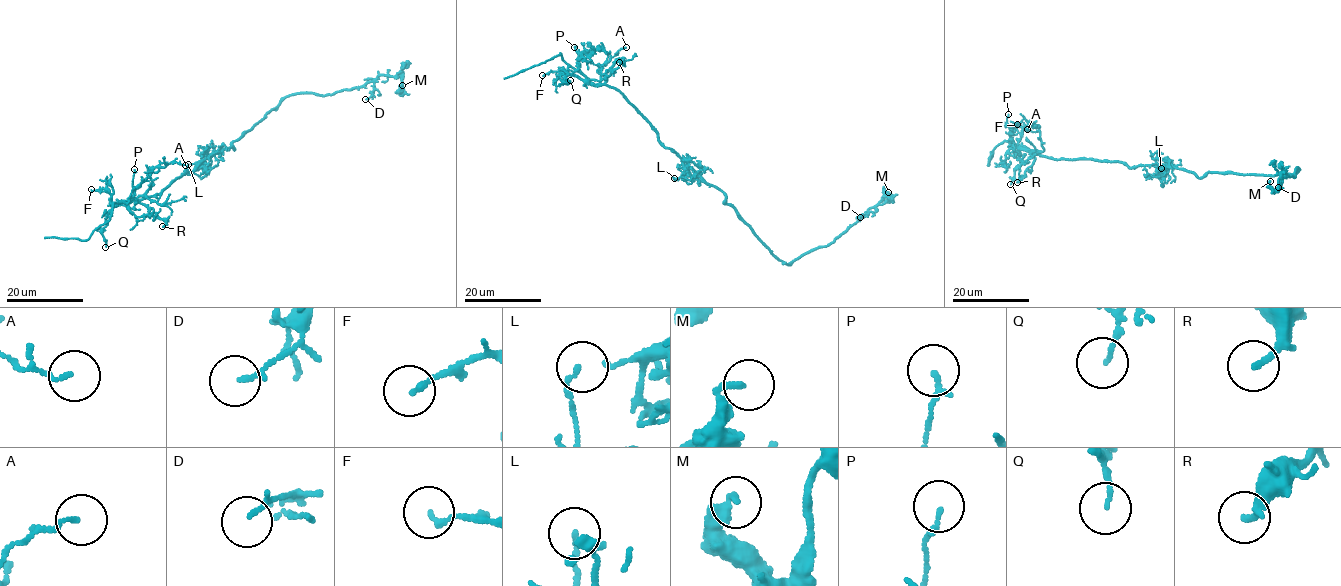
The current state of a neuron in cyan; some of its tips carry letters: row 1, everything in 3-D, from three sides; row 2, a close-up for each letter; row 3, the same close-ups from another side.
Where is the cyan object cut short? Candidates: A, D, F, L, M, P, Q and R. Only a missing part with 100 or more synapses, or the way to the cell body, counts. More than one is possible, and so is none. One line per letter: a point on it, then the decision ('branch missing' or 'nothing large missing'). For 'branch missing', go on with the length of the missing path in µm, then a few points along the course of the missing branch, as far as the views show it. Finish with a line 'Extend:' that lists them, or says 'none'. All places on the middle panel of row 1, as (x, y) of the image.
A: place (626, 47); nothing large missing
D: place (860, 217); nothing large missing
F: place (542, 75); nothing large missing
L: place (674, 178); nothing large missing
M: place (888, 192); nothing large missing
P: place (574, 47); nothing large missing
Q: place (570, 80); nothing large missing
R: place (619, 62); nothing large missing
Extend: none

